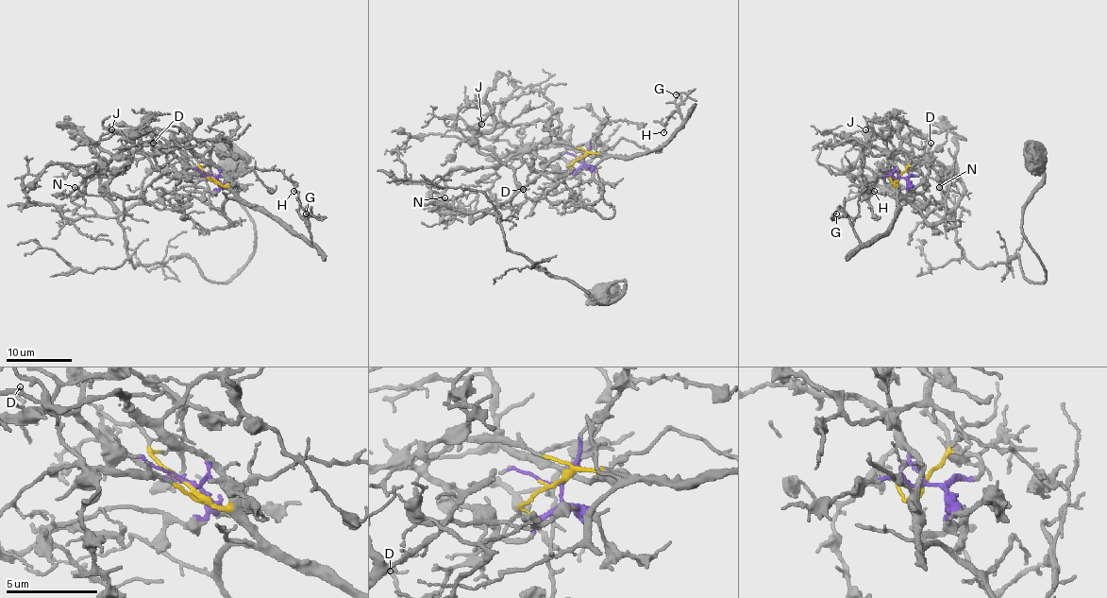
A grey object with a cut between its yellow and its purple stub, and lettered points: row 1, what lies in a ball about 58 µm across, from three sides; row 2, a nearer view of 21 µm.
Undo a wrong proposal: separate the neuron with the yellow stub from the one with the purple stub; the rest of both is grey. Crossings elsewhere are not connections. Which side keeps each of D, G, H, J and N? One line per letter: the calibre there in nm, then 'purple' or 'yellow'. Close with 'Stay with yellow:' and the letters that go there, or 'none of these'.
D: 130 nm | purple
G: 180 nm | yellow
H: 110 nm | yellow
J: 150 nm | purple
N: 100 nm | purple
Stay with yellow: G, H

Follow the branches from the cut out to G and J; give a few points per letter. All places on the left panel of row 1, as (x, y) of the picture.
G: (211, 177), (227, 185), (250, 204), (265, 210), (294, 234), (312, 242), (308, 217), (316, 217), (306, 213)
J: (211, 177), (203, 177), (169, 154), (163, 148), (163, 141), (145, 129), (125, 129), (100, 137), (111, 129)

